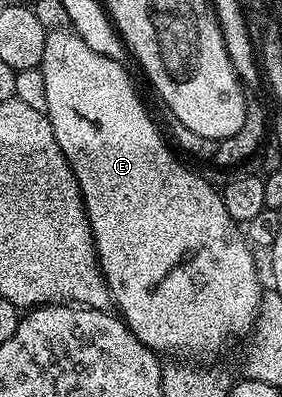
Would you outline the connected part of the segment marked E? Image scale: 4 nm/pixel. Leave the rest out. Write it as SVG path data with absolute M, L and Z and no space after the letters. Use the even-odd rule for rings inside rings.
M70 28L49 31L44 40L44 60L40 67L48 91L48 108L45 112L50 118L52 132L56 132L56 144L60 144L60 152L64 152L78 181L82 203L86 206L86 218L90 222L90 231L94 237L94 250L98 254L98 266L102 270L102 275L106 277L106 286L110 289L113 305L115 307L118 305L117 313L126 323L126 327L136 336L136 340L143 342L149 350L159 356L171 354L174 357L171 359L174 360L212 358L225 348L229 338L238 338L241 334L249 335L258 321L264 285L262 286L261 280L258 279L258 266L254 263L253 254L255 251L240 229L239 223L233 222L228 216L219 187L206 182L198 170L197 172L189 170L184 163L174 159L175 151L168 145L159 123L155 119L155 123L150 119L145 104L138 99L138 94L134 91L134 82L130 79L129 72L120 63L122 62L118 58L109 58L88 48L80 35Z

